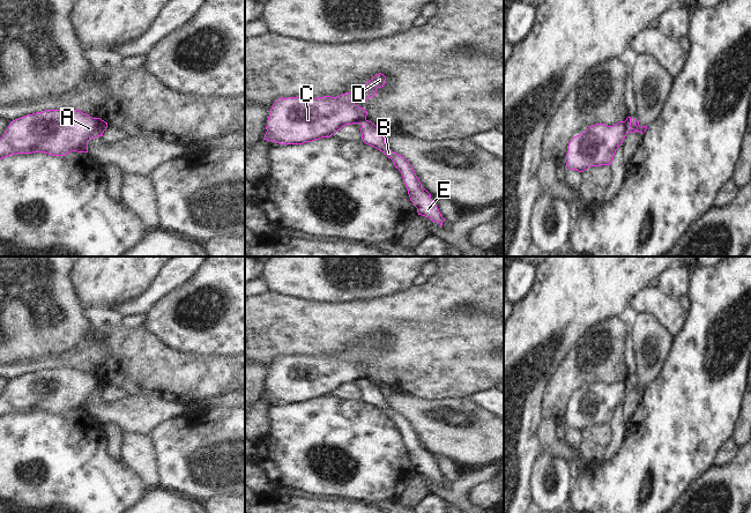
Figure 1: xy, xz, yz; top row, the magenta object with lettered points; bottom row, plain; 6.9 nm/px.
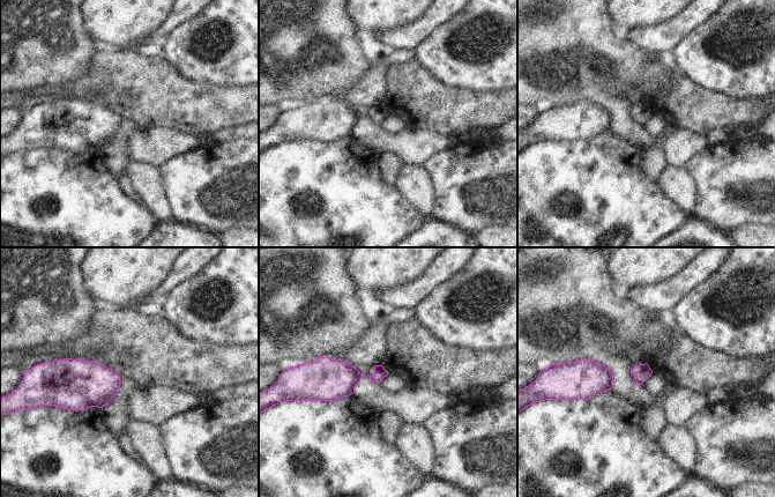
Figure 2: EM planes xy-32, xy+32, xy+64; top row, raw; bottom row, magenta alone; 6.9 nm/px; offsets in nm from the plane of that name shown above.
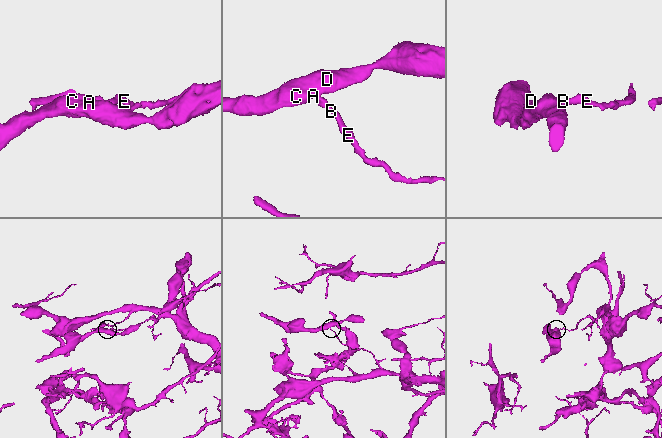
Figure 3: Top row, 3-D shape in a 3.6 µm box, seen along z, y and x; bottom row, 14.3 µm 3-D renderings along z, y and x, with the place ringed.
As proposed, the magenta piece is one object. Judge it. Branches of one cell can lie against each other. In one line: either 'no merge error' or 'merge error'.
merge error

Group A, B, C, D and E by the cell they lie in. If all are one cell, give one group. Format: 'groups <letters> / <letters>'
groups A C D / B E

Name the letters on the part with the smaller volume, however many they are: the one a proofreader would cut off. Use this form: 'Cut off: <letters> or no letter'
Cut off: A, C, D

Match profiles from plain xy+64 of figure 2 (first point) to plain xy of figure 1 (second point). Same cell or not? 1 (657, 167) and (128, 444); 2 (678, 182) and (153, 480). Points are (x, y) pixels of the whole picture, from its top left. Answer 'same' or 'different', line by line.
1: different
2: same

